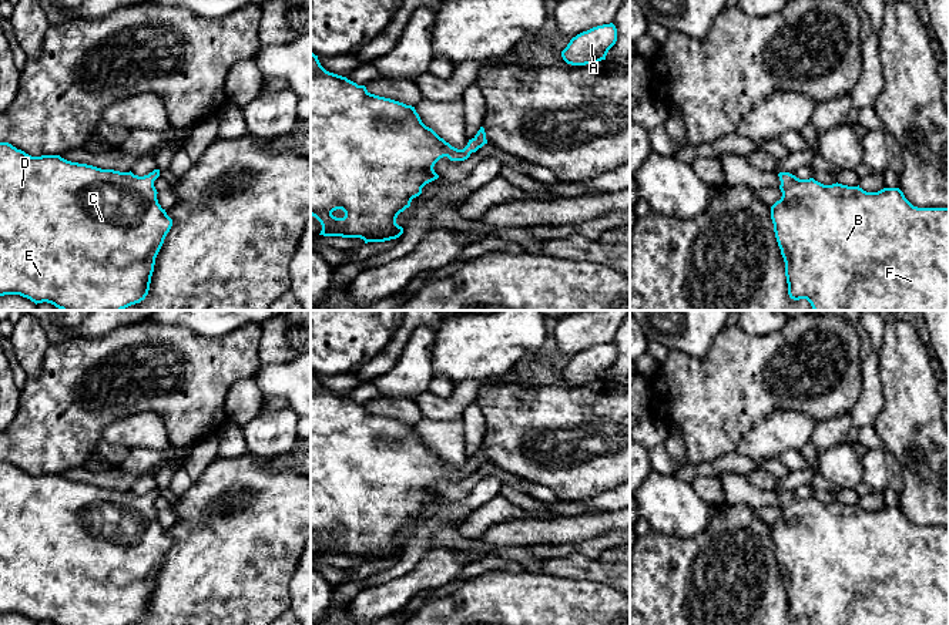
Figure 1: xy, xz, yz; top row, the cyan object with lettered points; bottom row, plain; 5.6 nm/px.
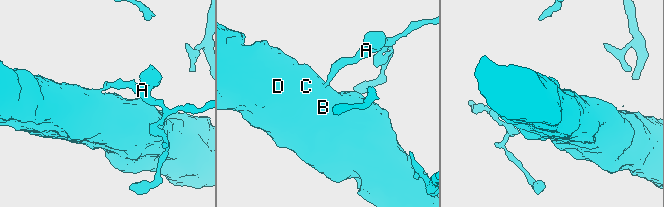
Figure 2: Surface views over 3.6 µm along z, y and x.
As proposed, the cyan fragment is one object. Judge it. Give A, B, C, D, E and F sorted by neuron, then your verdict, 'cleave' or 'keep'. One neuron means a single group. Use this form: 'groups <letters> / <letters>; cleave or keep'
groups A B C D E F; keep

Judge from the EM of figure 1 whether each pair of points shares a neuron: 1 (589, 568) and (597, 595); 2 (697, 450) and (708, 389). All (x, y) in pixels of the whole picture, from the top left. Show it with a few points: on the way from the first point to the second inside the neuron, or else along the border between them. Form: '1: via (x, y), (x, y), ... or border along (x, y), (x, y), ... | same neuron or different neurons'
1: border along (560, 575), (569, 580), (603, 581), (614, 590) | different neurons
2: via (707, 434), (708, 405) | same neuron

